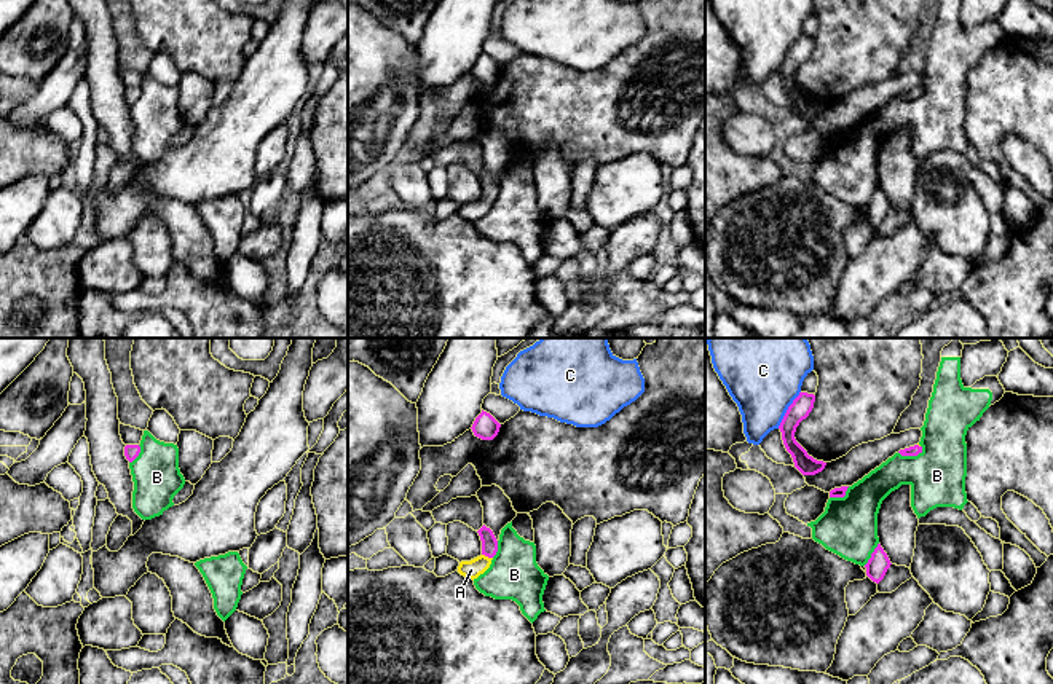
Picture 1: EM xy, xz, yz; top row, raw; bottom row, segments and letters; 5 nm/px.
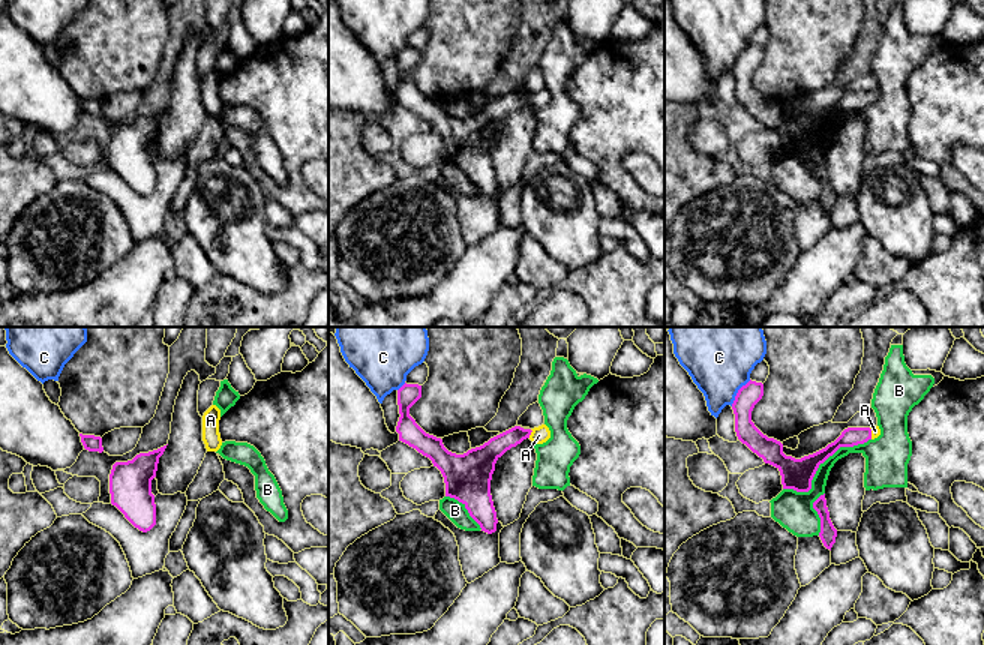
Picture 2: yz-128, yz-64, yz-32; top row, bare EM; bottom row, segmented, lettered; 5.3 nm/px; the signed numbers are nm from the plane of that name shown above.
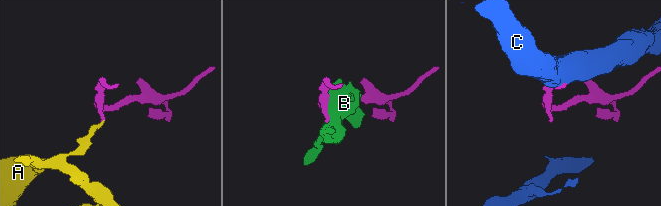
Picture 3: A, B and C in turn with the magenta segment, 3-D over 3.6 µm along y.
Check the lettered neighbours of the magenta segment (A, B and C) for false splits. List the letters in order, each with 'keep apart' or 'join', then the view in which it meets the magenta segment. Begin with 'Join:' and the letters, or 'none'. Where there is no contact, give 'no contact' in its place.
Join: A
A: join | xz
B: keep apart | yz
C: keep apart | yz

